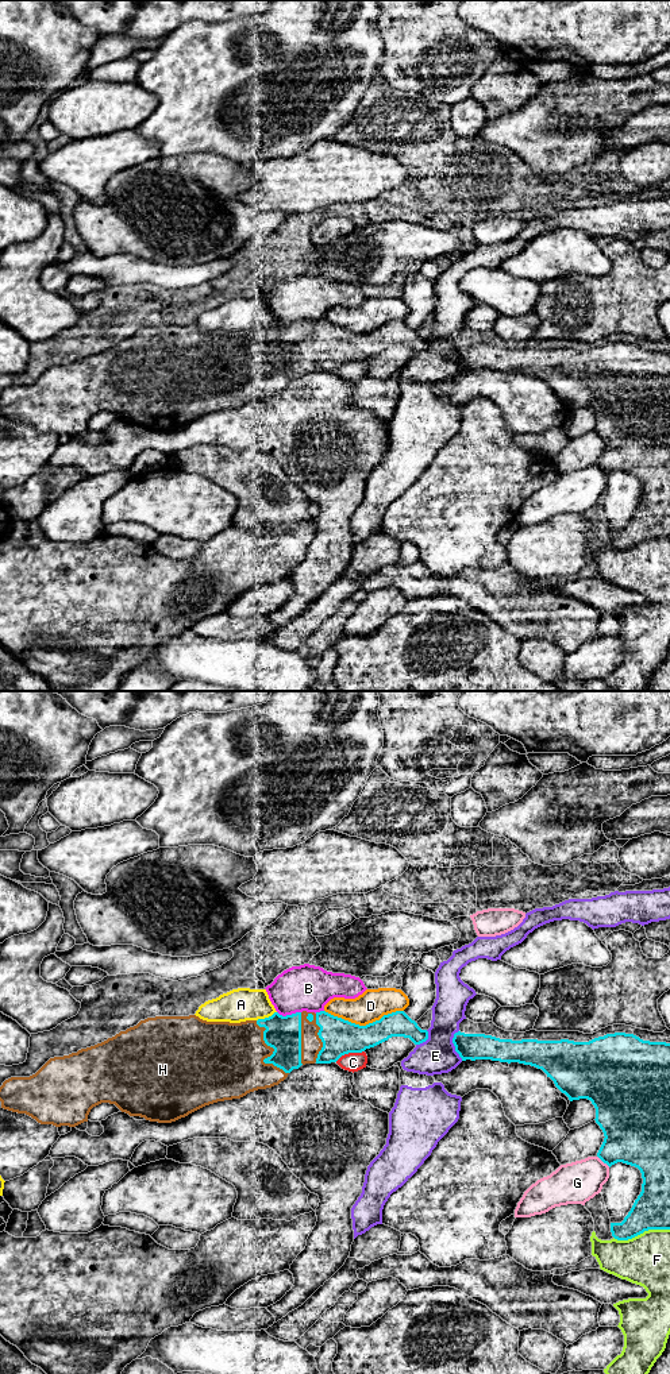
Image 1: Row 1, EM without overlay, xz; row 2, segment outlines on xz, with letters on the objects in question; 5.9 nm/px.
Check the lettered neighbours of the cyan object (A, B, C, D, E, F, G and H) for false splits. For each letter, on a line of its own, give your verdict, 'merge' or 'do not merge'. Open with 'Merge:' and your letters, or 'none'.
Merge: H
A: do not merge
B: do not merge
C: do not merge
D: do not merge
E: do not merge
F: do not merge
G: do not merge
H: merge

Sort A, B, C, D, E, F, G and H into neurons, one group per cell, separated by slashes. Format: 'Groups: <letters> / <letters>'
Groups: A / B / C / D / E / F / G / H

